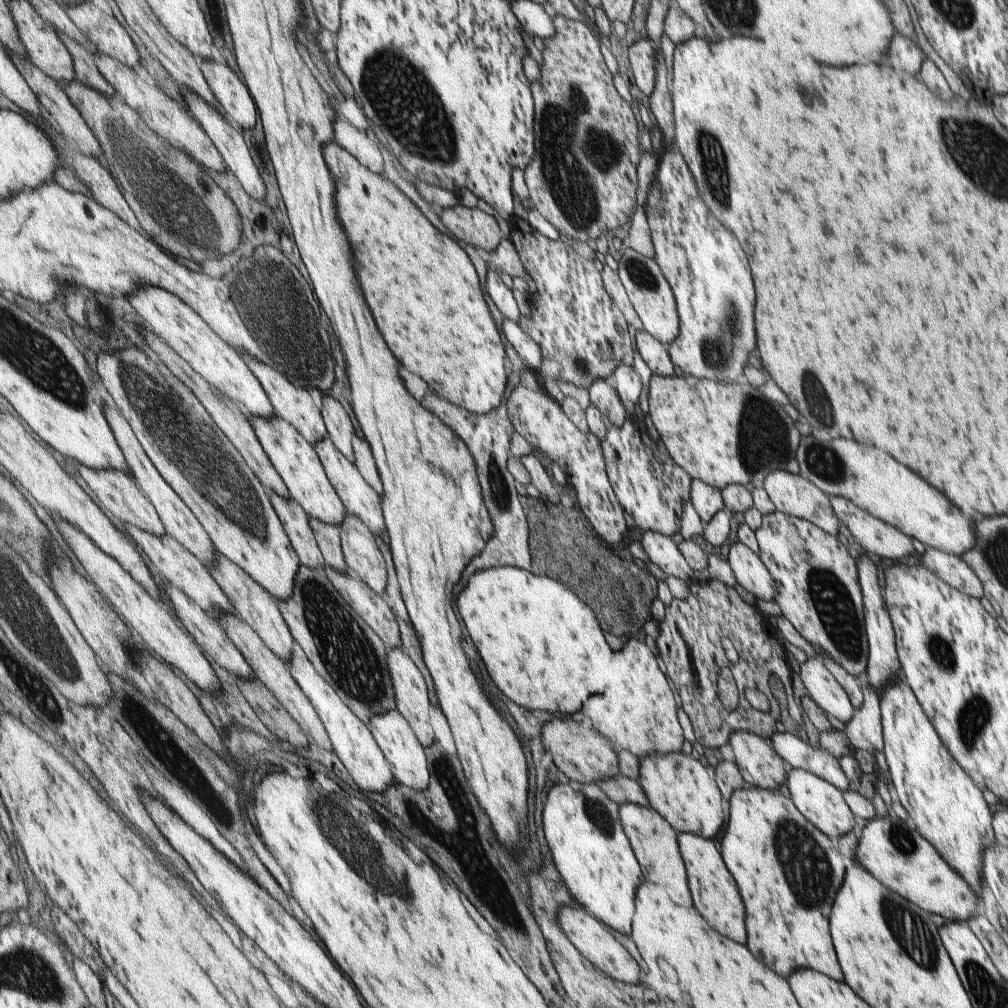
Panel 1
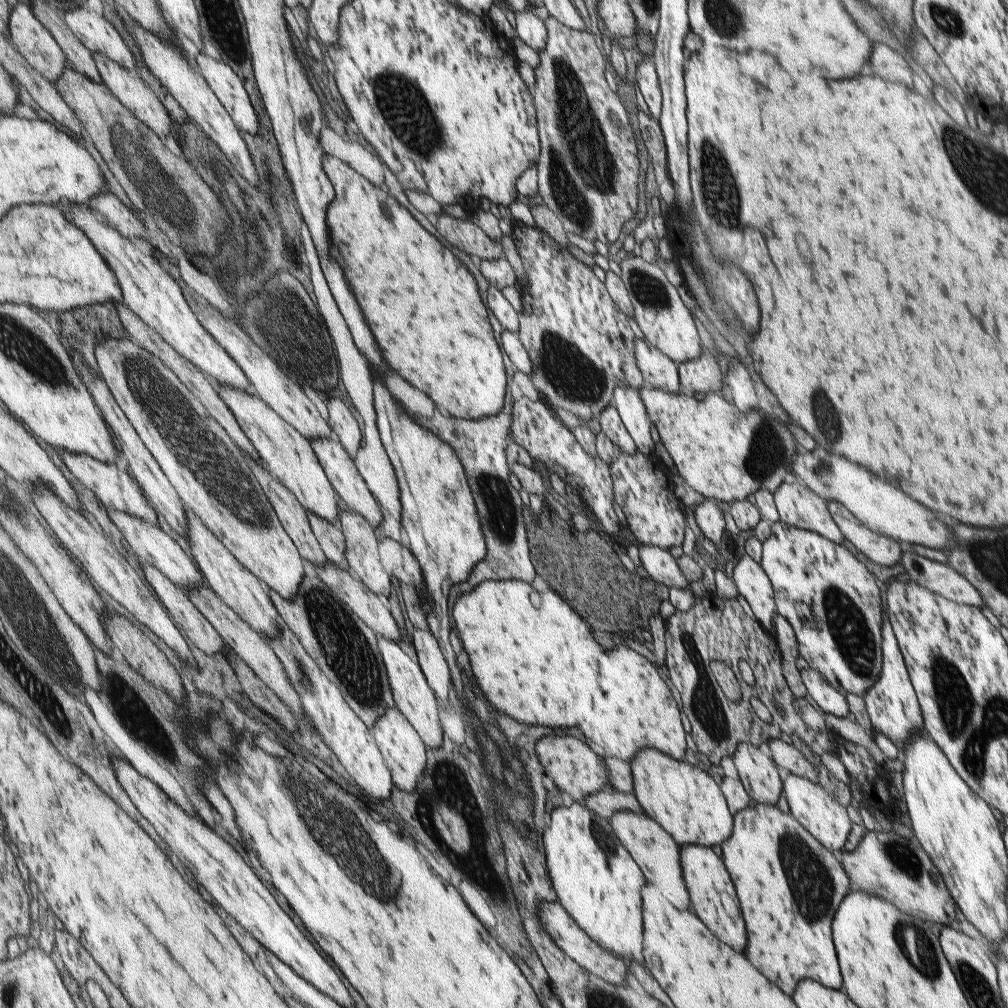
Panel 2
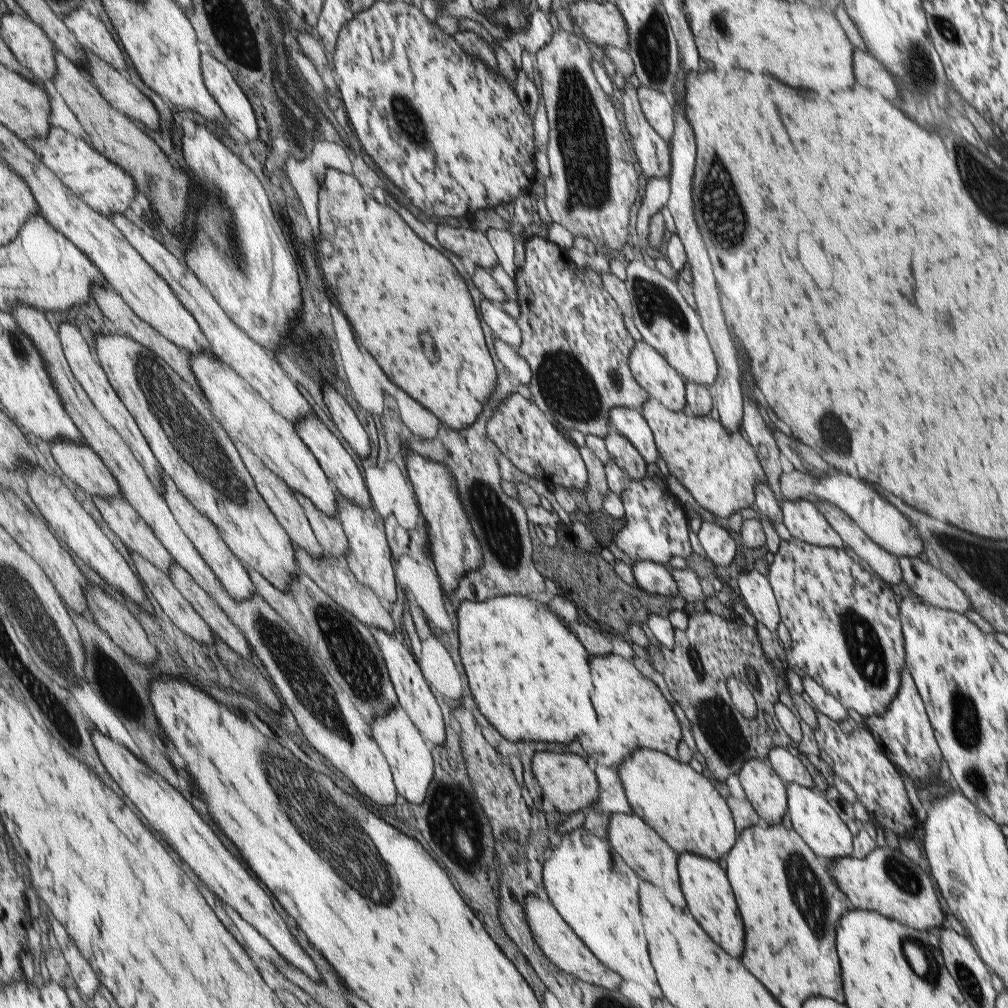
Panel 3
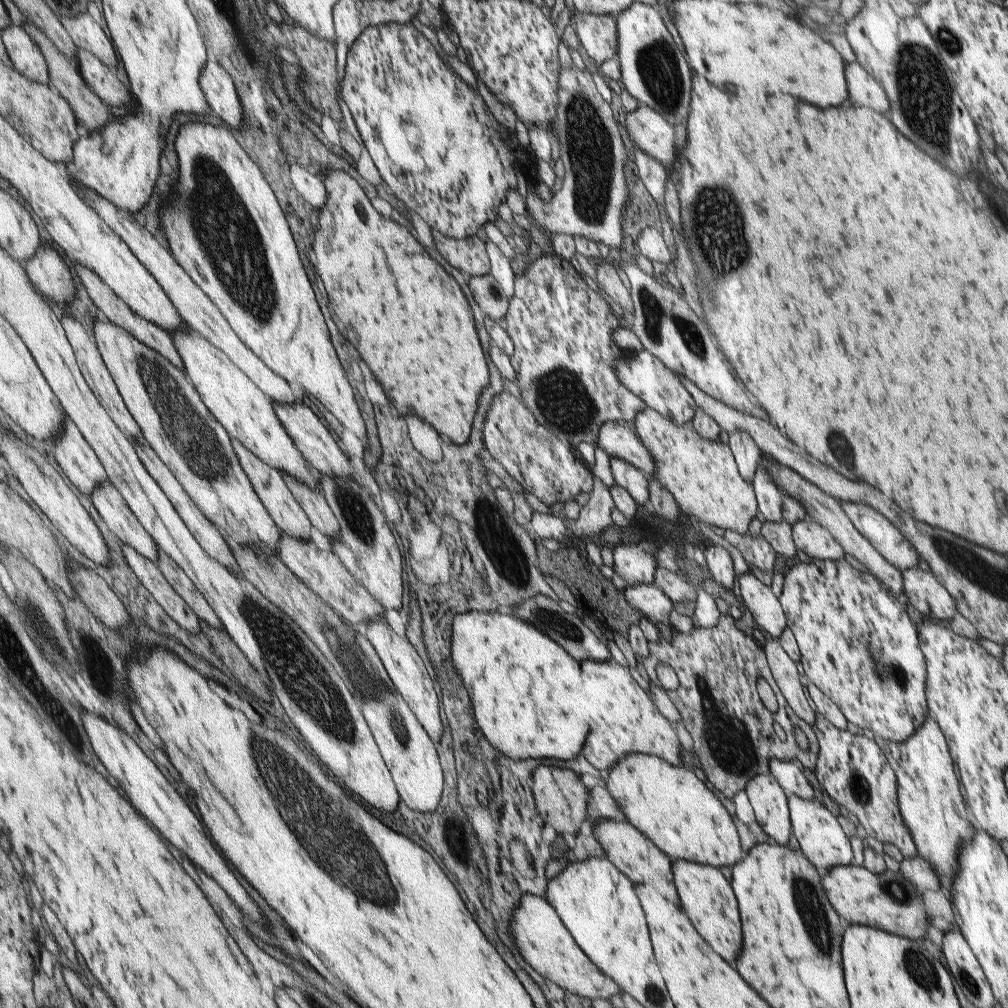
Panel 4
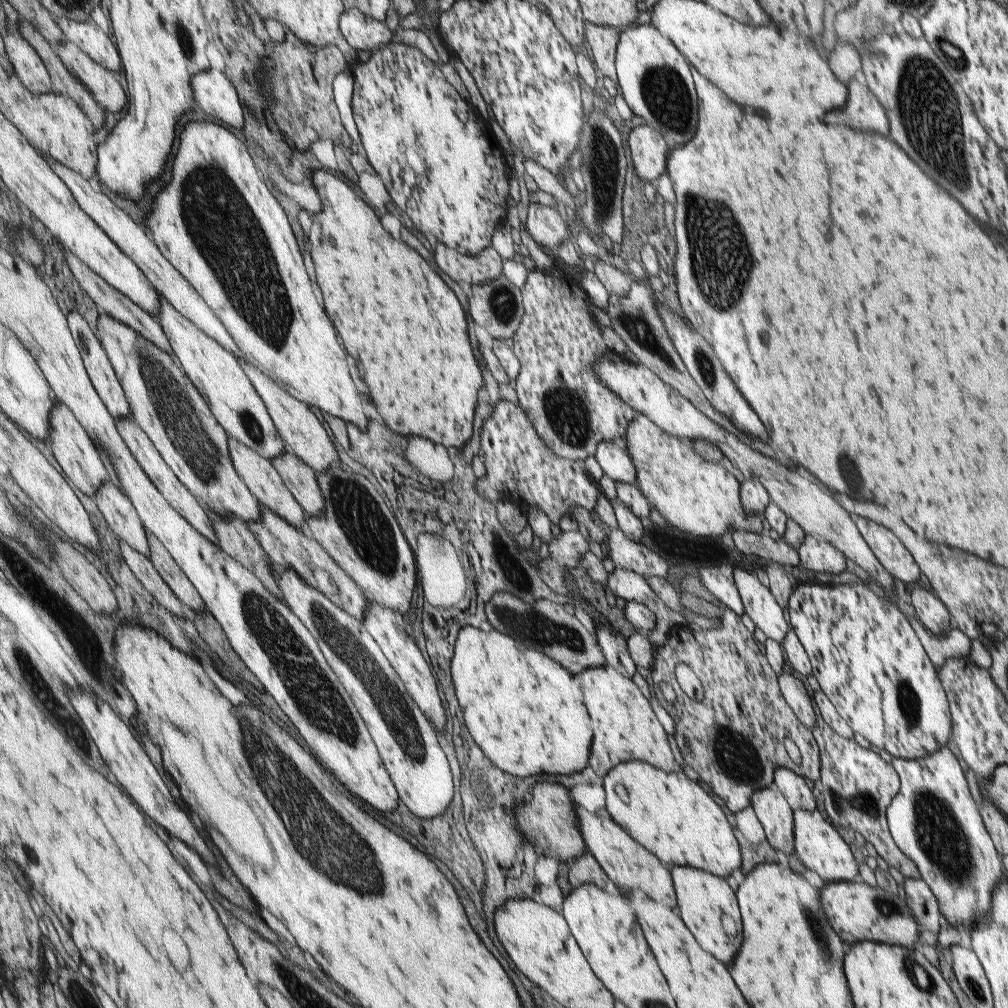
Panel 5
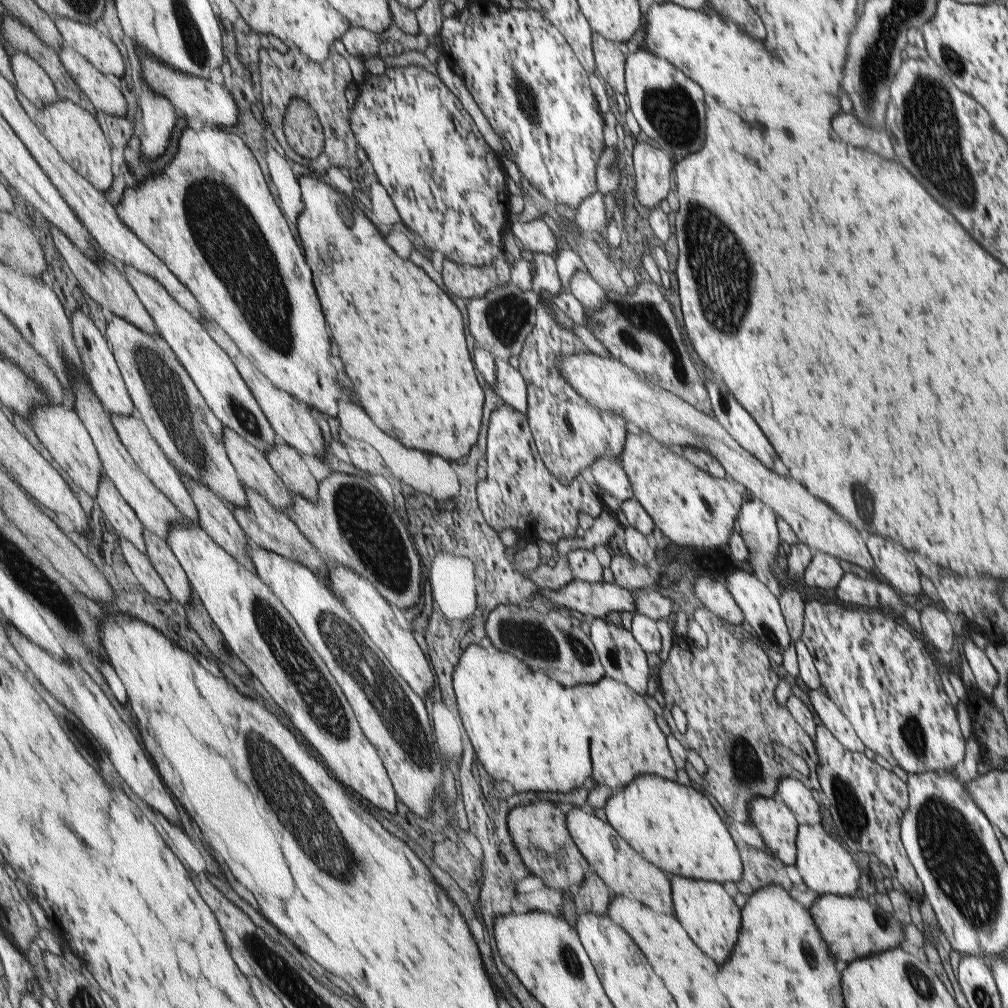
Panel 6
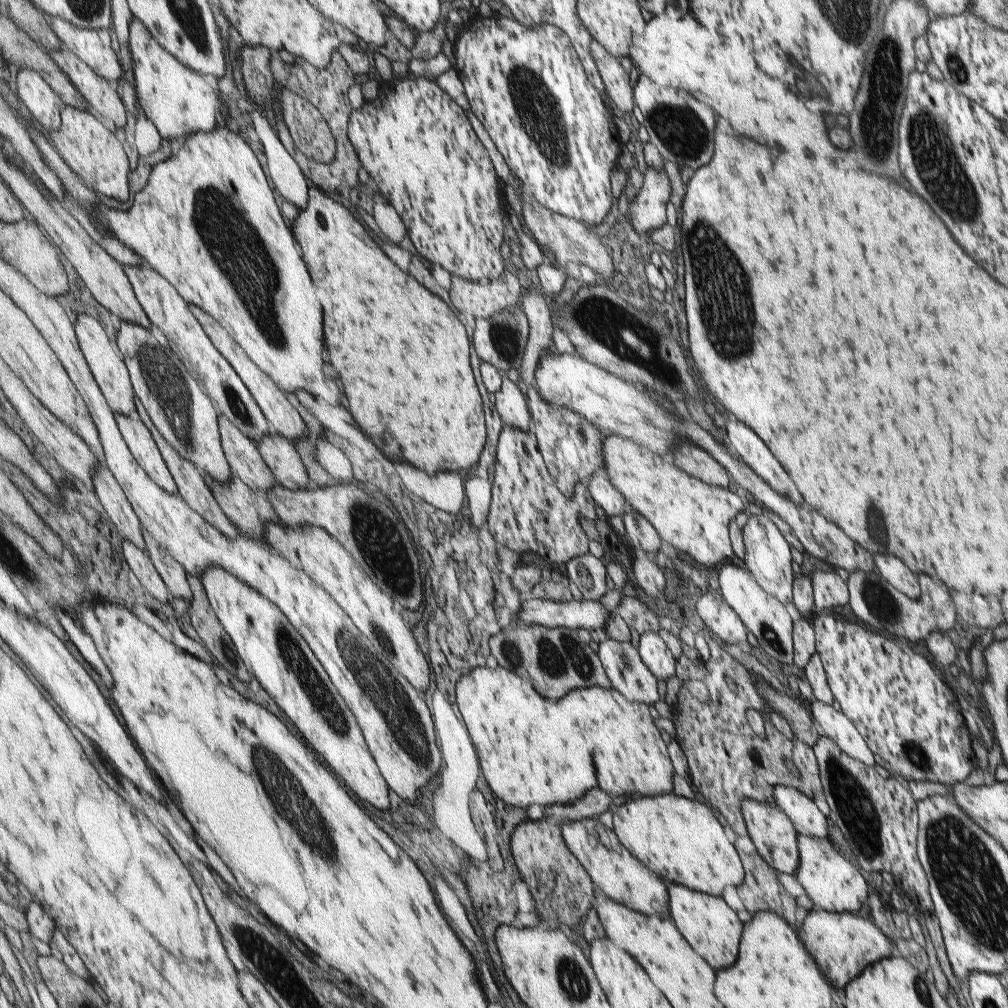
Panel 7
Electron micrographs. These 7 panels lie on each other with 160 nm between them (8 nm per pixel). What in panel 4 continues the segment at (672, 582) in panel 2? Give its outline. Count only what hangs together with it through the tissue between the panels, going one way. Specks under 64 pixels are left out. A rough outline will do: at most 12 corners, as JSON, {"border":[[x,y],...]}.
{"border":[[656,587],[624,588],[627,606],[670,626],[672,602]]}

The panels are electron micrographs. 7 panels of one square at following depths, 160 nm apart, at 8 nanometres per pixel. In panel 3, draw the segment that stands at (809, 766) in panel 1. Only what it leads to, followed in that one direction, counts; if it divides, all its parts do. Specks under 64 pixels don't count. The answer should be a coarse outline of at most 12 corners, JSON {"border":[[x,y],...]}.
{"border":[[790,745],[767,758],[783,782],[815,789]]}

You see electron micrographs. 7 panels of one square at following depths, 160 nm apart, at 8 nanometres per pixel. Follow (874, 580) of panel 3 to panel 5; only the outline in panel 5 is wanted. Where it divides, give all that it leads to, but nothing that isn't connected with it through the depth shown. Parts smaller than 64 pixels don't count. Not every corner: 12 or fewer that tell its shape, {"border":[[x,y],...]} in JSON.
{"border":[[797,584],[790,630],[852,732],[920,759],[953,735],[907,620]]}

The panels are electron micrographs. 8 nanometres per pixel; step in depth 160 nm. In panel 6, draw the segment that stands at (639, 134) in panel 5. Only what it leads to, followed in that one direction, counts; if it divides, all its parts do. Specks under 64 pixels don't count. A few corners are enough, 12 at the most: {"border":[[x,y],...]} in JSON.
{"border":[[643,138],[631,147],[635,196],[650,211],[669,194],[673,160]]}

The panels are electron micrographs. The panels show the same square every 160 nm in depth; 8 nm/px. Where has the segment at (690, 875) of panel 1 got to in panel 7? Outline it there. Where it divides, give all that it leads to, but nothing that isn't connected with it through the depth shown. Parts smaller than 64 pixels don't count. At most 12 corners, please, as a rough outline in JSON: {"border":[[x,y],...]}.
{"border":[[668,884],[669,918],[715,972],[737,958],[741,924],[721,898]]}

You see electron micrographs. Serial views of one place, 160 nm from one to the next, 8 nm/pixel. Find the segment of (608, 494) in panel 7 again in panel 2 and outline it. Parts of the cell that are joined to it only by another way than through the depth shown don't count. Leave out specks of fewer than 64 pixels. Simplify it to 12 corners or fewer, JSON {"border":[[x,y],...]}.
{"border":[[614,389],[610,404],[636,449],[654,451],[638,390]]}

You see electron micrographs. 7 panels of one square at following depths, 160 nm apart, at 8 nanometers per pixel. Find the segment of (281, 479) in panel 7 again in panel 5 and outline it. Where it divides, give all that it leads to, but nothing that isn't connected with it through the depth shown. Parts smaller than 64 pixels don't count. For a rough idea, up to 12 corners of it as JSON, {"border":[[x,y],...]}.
{"border":[[289,450],[273,464],[307,516],[326,500],[314,468]]}

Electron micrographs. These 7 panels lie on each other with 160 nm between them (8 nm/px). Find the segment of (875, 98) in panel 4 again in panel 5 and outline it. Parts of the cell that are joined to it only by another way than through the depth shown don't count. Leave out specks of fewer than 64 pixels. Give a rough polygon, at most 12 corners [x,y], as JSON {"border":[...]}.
{"border":[[859,71],[827,124],[887,136],[887,118]]}

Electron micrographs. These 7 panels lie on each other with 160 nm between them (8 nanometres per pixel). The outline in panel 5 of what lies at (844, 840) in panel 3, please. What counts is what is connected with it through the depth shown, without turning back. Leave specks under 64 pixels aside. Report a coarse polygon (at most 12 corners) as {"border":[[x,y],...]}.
{"border":[[818,811],[794,812],[798,861],[824,883],[852,882],[847,844]]}

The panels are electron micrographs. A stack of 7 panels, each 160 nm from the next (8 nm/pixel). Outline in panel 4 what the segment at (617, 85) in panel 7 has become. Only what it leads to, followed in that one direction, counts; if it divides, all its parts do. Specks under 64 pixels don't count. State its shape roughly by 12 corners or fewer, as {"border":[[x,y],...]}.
{"border":[[572,10],[575,41],[596,66],[616,56],[611,15]]}

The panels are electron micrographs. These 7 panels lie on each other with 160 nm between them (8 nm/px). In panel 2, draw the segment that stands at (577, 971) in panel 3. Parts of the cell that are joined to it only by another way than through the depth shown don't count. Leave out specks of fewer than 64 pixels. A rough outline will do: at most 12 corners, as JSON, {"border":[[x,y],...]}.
{"border":[[543,901],[537,918],[572,962],[613,986],[628,964],[605,952],[563,910]]}

